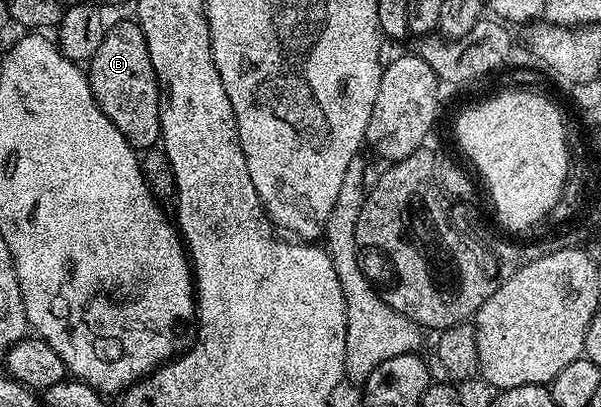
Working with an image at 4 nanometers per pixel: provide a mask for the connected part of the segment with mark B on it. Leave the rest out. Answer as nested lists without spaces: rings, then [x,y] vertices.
[[[135,20],[120,21],[116,26],[109,28],[102,39],[102,47],[94,51],[91,61],[87,62],[86,72],[90,91],[98,103],[98,107],[122,131],[133,149],[137,151],[147,151],[160,141],[160,103],[162,94],[160,82],[156,79],[154,63],[150,63],[150,51],[146,47],[146,35],[142,35],[139,24]]]

